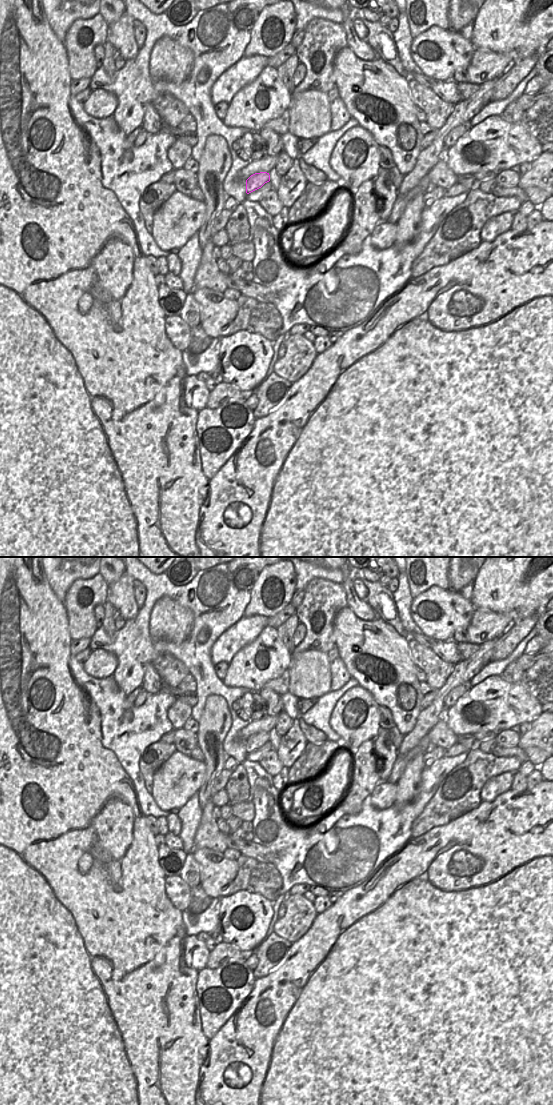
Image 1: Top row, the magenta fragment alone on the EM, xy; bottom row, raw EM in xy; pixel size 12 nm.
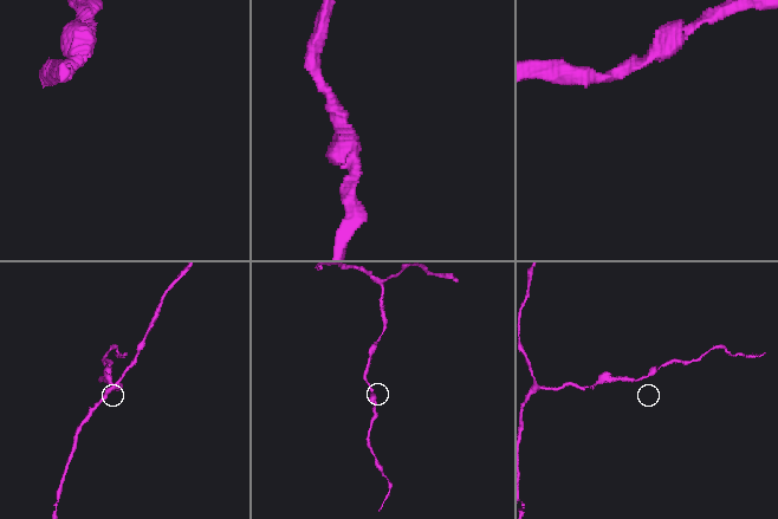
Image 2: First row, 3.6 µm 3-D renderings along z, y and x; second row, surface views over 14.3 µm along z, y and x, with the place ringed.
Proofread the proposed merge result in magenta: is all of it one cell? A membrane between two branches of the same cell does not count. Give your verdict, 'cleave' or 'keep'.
keep

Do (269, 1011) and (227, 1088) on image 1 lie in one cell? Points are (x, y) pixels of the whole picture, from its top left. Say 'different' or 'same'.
same

